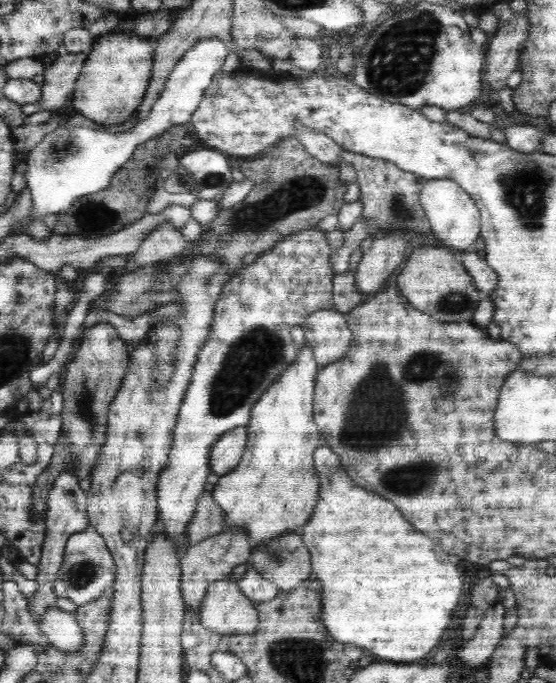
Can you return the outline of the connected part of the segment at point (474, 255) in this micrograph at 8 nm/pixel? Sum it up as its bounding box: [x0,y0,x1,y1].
[458,249,498,295]

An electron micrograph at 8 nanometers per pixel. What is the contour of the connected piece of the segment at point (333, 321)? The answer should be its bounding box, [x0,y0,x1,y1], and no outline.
[305,309,353,368]

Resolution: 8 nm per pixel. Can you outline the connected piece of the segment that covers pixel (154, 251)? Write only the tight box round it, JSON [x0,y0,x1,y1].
[131,222,193,268]

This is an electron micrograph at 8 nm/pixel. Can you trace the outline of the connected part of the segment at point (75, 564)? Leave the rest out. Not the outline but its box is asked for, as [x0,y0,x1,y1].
[52,527,117,607]

